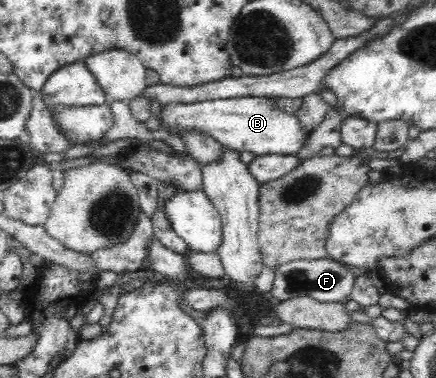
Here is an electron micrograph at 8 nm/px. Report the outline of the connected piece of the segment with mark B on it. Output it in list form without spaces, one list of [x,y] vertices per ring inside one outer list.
[[[262,97],[204,100],[190,104],[168,102],[160,106],[156,118],[160,127],[180,138],[184,133],[208,135],[218,141],[224,149],[239,153],[248,151],[254,156],[294,155],[304,146],[309,136],[308,131],[304,131],[298,125],[294,113],[288,114],[280,109],[274,109]]]

